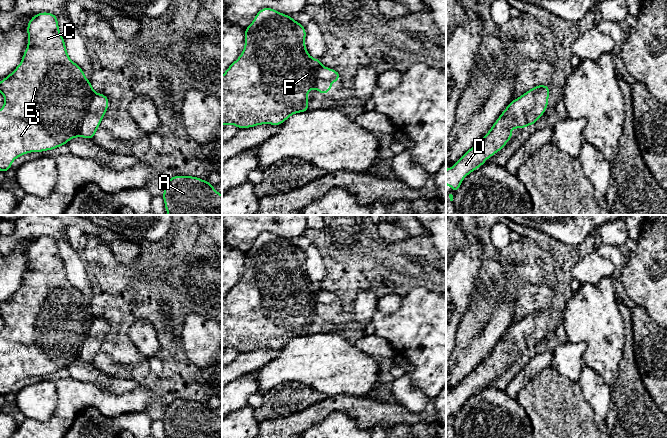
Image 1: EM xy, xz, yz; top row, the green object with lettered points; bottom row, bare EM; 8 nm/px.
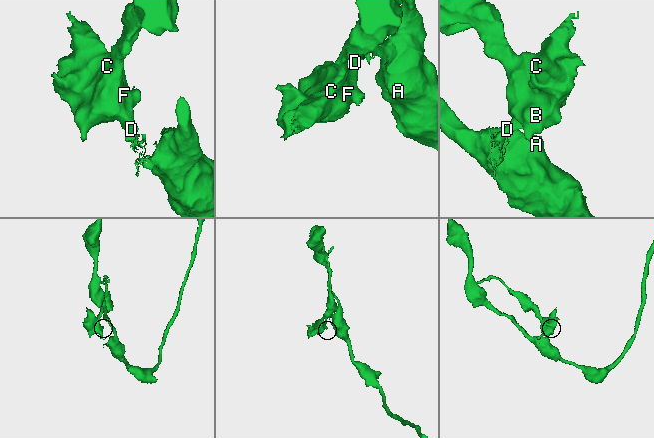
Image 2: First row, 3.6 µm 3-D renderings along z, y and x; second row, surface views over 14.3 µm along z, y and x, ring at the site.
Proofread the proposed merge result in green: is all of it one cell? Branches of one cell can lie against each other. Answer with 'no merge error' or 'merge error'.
no merge error

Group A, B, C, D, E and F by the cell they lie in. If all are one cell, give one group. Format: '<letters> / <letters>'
A B C D E F

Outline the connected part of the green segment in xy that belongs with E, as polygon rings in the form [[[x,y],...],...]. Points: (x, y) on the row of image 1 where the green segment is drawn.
[[[34,15],[28,22],[27,33],[28,45],[21,63],[0,81],[0,92],[4,95],[4,106],[0,109],[0,171],[4,173],[17,157],[26,153],[53,150],[75,137],[93,139],[109,107],[107,96],[97,94],[84,71],[69,58],[56,15]]]

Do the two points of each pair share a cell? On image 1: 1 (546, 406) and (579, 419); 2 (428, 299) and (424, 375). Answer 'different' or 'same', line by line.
1: same
2: same

